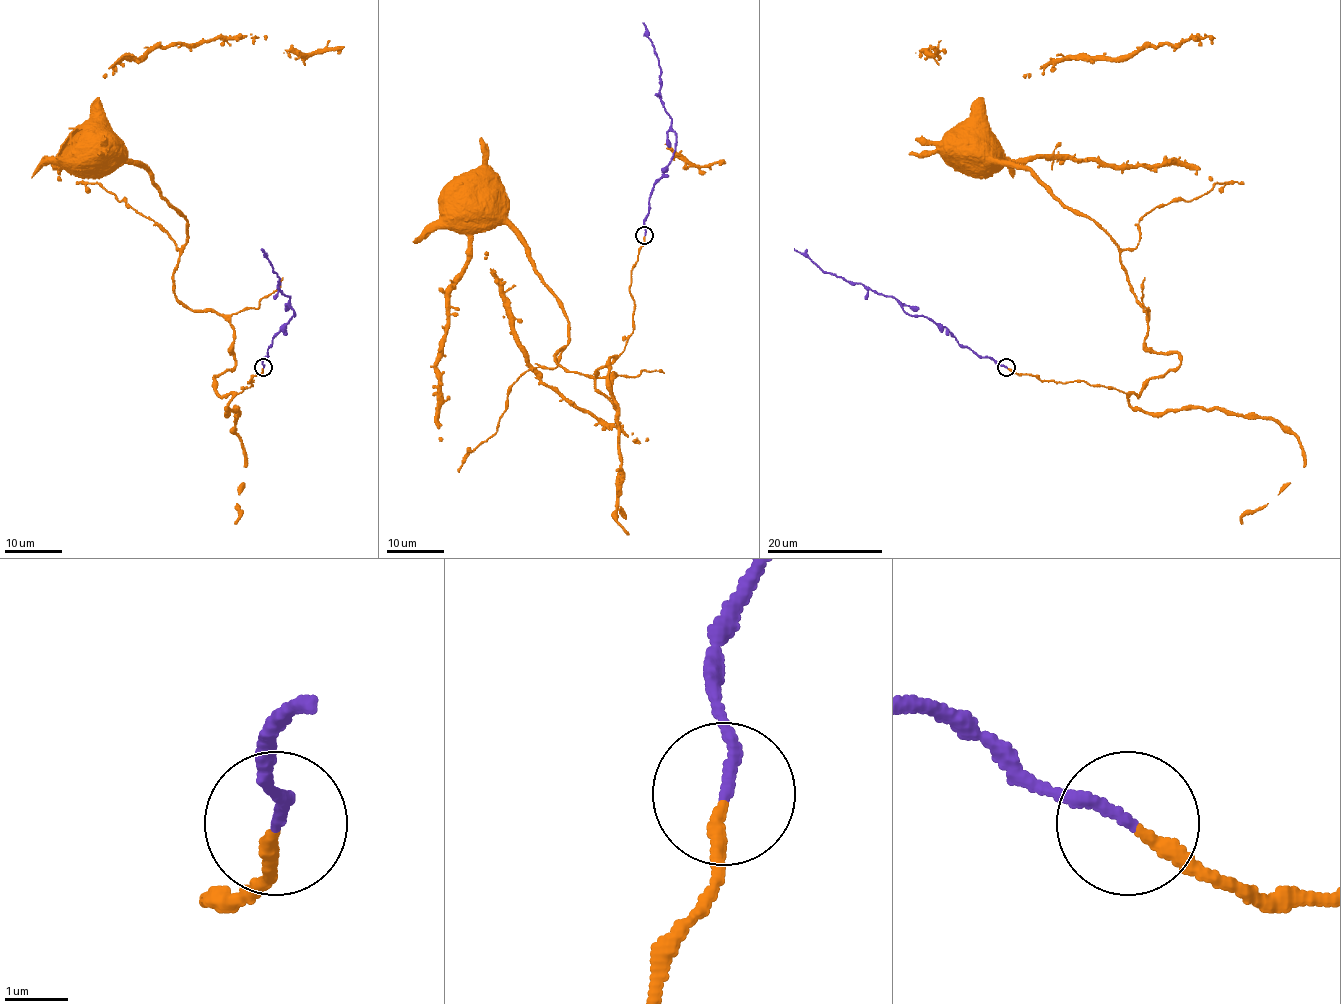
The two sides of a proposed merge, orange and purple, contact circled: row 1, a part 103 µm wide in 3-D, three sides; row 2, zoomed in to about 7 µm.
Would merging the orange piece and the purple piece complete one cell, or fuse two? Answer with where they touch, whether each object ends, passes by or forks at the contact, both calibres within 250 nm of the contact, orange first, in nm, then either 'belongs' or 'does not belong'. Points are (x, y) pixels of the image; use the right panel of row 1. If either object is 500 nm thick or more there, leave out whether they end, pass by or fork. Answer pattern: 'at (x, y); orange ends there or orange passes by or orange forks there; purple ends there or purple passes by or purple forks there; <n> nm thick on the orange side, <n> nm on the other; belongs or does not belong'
at (1006, 367); orange ends there; purple ends there; 200 nm thick on the orange side, 180 nm on the other; belongs

